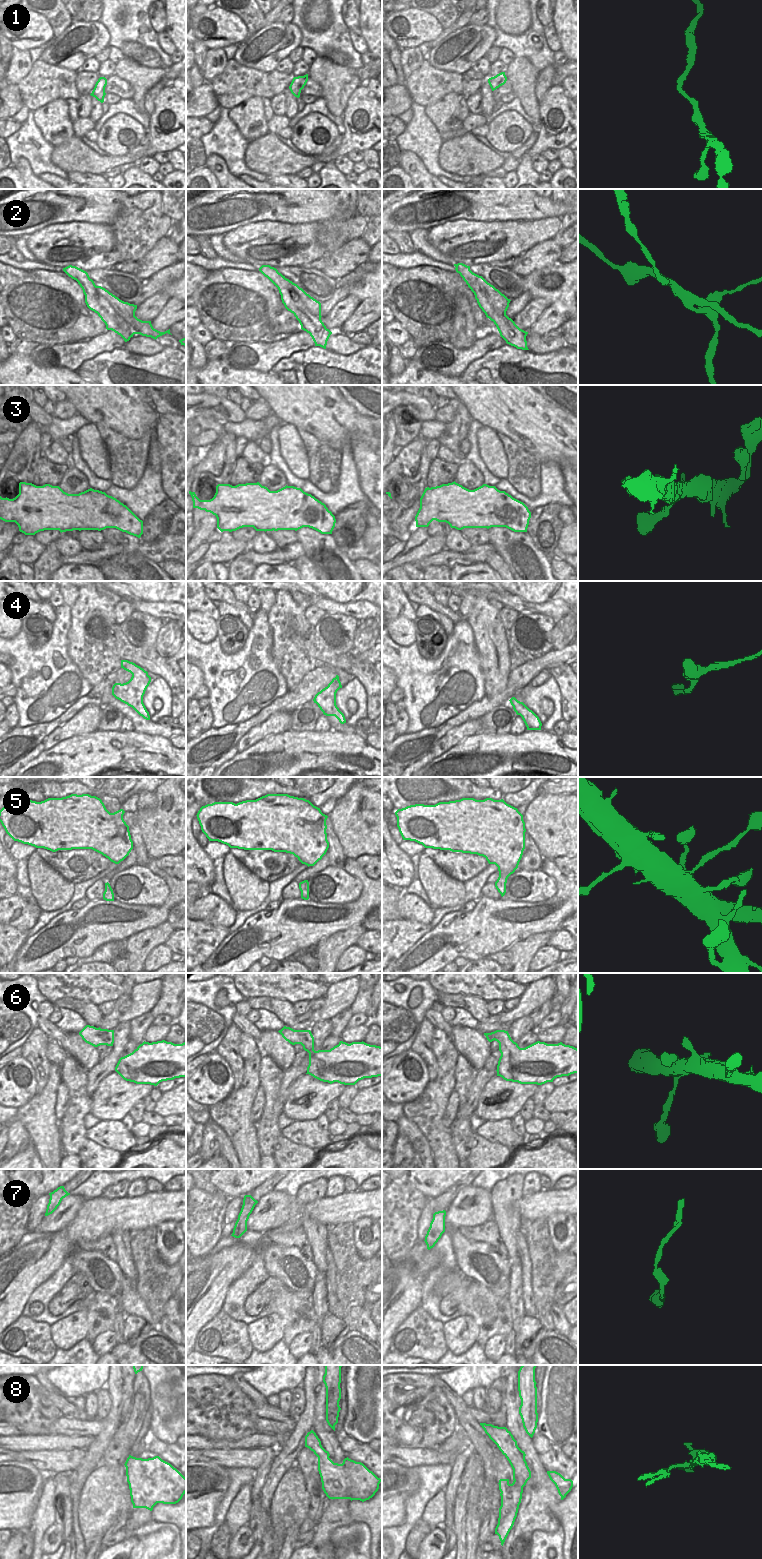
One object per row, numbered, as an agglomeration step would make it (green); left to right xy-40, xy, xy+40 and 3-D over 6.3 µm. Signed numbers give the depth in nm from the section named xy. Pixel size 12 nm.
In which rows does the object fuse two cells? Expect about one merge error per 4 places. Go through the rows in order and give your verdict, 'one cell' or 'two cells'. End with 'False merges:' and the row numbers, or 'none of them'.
1: one cell
2: two cells
3: one cell
4: one cell
5: one cell
6: one cell
7: one cell
8: two cells
False merges: 2, 8

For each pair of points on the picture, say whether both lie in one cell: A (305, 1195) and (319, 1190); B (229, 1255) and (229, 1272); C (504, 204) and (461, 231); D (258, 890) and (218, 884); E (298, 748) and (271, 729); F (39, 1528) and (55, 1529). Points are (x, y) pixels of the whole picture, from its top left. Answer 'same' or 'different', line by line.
A: same
B: same
C: different
D: different
E: different
F: different

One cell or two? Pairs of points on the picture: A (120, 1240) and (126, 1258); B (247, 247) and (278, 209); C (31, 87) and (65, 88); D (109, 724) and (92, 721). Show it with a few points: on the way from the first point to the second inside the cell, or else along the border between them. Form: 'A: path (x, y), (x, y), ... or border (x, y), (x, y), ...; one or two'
A: path (122, 1244), (123, 1254); one
B: border (291, 223), (283, 221), (252, 221), (245, 225); two
C: path (39, 87), (57, 88); one
D: border (101, 707), (101, 717), (97, 729); two

